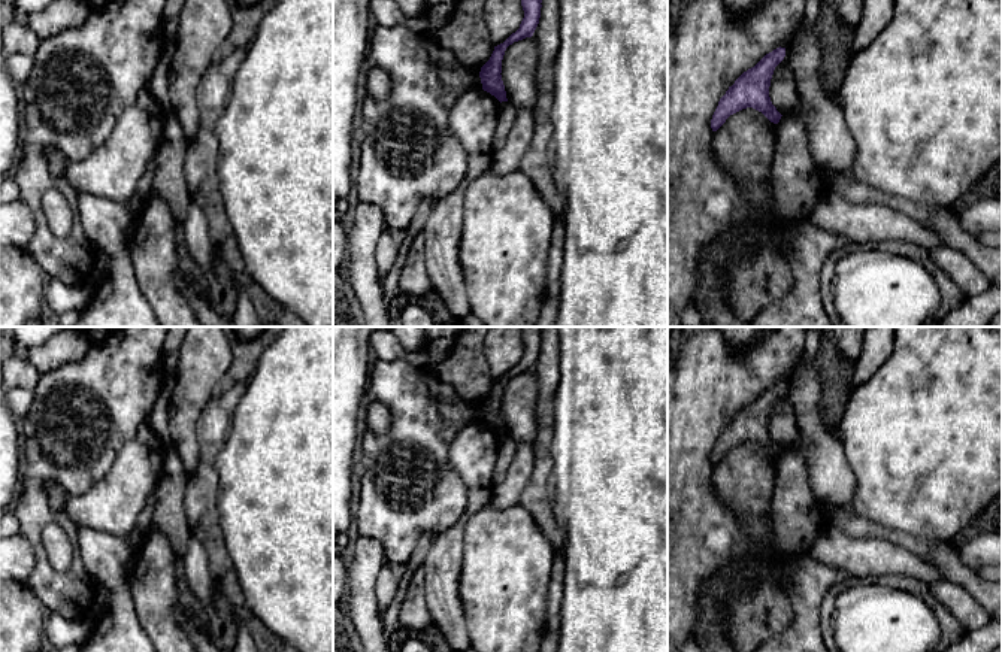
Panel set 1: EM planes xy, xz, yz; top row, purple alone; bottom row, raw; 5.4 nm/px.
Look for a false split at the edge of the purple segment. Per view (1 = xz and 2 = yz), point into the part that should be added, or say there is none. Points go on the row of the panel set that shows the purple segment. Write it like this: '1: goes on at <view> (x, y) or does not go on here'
1: does not go on here
2: does not go on here

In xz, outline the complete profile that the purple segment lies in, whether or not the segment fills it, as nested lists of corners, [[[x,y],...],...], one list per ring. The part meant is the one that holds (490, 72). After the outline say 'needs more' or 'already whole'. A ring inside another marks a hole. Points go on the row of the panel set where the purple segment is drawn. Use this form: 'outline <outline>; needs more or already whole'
outline [[[521,0],[524,18],[520,24],[520,28],[512,33],[503,43],[494,46],[490,60],[481,67],[479,78],[482,90],[494,95],[500,103],[508,101],[500,75],[505,51],[514,42],[533,36],[541,18],[541,3],[542,0]]]; already whole

